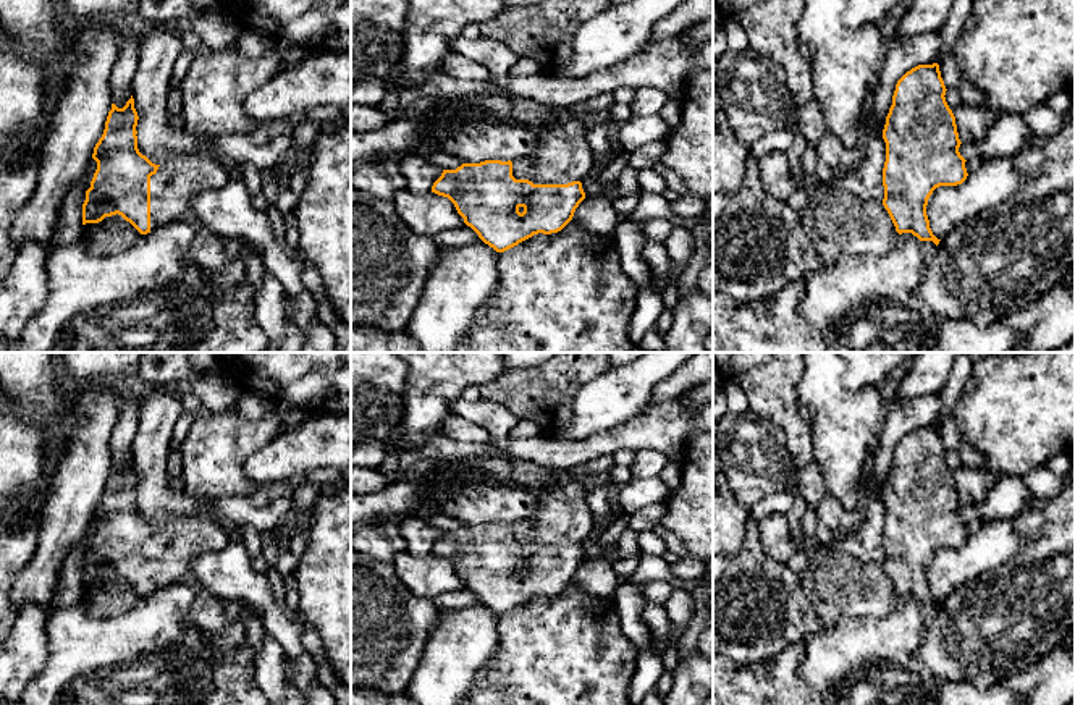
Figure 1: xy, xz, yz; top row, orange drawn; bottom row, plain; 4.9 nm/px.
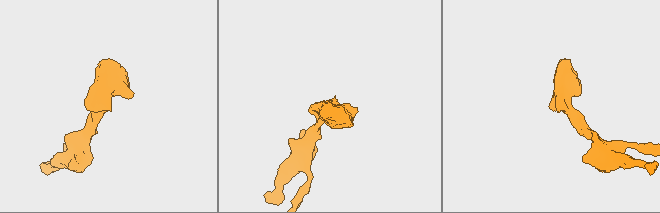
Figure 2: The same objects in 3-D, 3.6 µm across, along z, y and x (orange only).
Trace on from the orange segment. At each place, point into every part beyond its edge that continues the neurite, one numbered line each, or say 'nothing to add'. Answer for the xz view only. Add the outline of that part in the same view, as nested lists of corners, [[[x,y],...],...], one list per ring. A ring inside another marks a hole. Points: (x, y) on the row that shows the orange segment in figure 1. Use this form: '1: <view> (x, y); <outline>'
1: xz (563, 156); [[[556,110],[554,118],[537,129],[538,146],[522,160],[512,160],[512,176],[533,184],[567,184],[584,181],[593,168],[587,131],[603,115]]]

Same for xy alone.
1: xy (175, 185); [[[192,154],[160,165],[150,176],[150,231],[189,217],[189,202],[197,194],[218,189],[230,179],[230,173],[207,154]]]

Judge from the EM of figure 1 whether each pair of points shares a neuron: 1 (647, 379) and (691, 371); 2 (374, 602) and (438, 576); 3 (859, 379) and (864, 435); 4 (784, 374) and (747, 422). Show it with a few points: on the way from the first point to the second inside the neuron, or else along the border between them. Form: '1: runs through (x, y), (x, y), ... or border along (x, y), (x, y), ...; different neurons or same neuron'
1: border along (678, 369), (655, 388), (649, 403); different neurons
2: border along (390, 563), (396, 578), (409, 591), (432, 599); different neurons
3: border along (844, 371), (844, 384), (849, 388), (875, 387); different neurons
4: border along (749, 408), (770, 417), (784, 435); different neurons

